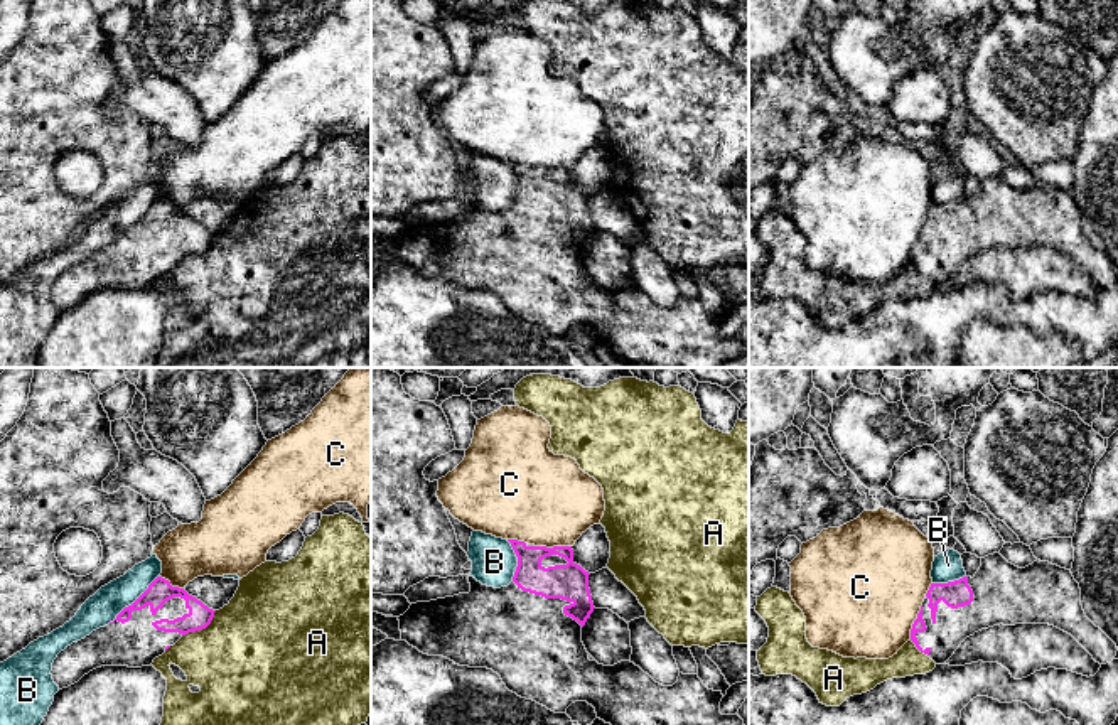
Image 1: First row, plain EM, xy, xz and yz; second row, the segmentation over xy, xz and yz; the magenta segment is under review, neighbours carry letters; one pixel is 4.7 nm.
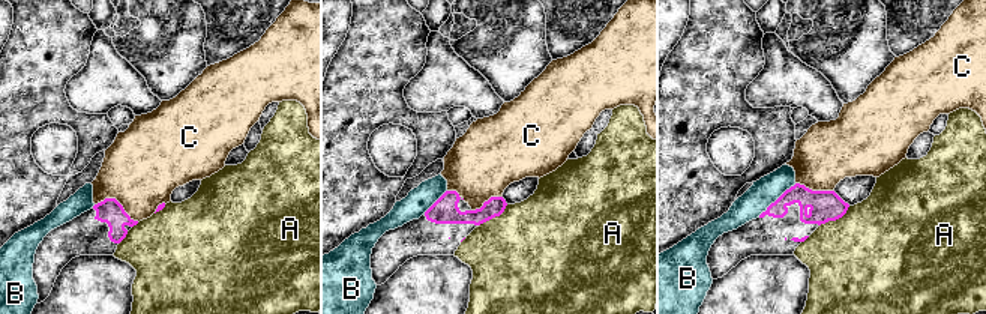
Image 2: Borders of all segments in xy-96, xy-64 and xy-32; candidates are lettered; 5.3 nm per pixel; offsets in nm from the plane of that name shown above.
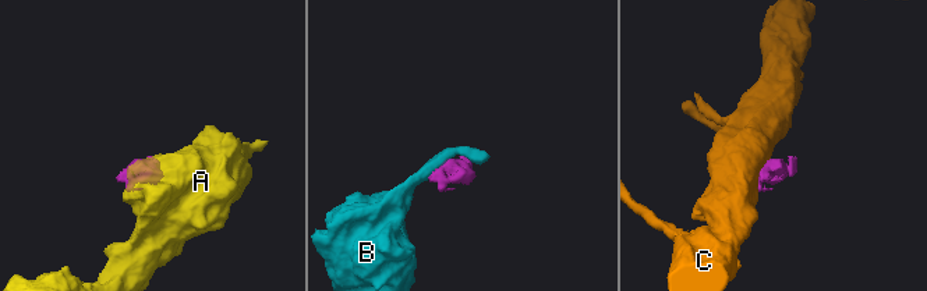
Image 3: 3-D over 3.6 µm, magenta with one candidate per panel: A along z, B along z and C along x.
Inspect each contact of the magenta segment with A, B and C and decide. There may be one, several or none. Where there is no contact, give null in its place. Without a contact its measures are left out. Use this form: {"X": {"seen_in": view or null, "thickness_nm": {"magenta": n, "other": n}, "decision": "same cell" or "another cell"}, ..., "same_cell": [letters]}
{"A": {"seen_in": "xy", "thickness_nm": {"magenta": 120, "other": 480}, "decision": "another cell"}, "B": {"seen_in": "xy", "thickness_nm": {"magenta": 120, "other": 160}, "decision": "another cell"}, "C": {"seen_in": "xz", "thickness_nm": {"magenta": 180, "other": 440}, "decision": "another cell"}, "same_cell": []}

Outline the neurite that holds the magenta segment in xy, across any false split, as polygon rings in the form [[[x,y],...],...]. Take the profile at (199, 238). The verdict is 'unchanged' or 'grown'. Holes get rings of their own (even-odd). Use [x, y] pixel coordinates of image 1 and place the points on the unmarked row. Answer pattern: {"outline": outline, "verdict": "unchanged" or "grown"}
{"outline": [[[157,199],[113,244],[61,273],[52,285],[52,302],[62,312],[101,288],[150,288],[182,258],[206,251],[214,234]]], "verdict": "grown"}

